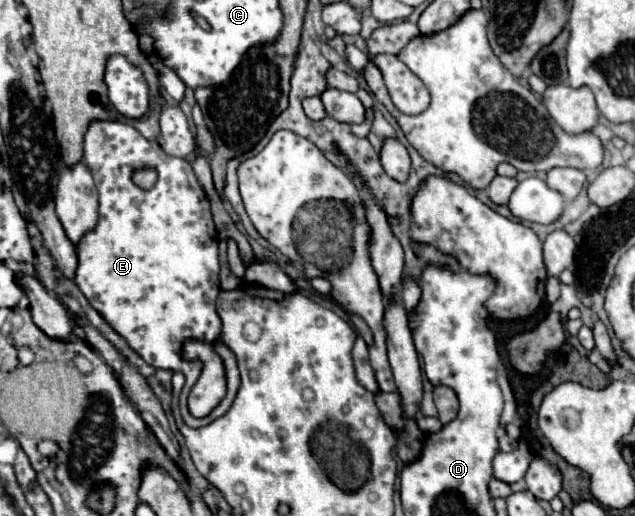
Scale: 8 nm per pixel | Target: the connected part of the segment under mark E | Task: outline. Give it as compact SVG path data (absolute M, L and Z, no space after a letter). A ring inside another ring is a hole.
M92 120L90 128L84 136L84 162L90 166L94 174L94 182L98 188L98 222L96 226L80 238L76 244L78 268L76 268L76 284L80 292L88 298L94 310L102 314L102 318L130 344L134 352L142 356L154 368L182 372L186 376L186 384L180 394L180 414L190 428L200 428L220 418L234 402L236 392L240 388L240 374L236 366L234 354L220 342L220 318L216 314L216 296L220 292L218 272L218 240L216 228L212 222L210 200L202 190L192 164L186 158L172 158L164 154L162 148L148 142L136 128L124 122L106 122ZM142 168L154 168L158 172L156 186L152 190L142 190L132 182L132 174ZM186 338L196 338L202 342L214 342L218 356L224 362L224 372L228 378L228 392L222 402L204 418L192 418L186 406L188 392L196 384L202 372L202 362L186 362L182 360L182 342Z

